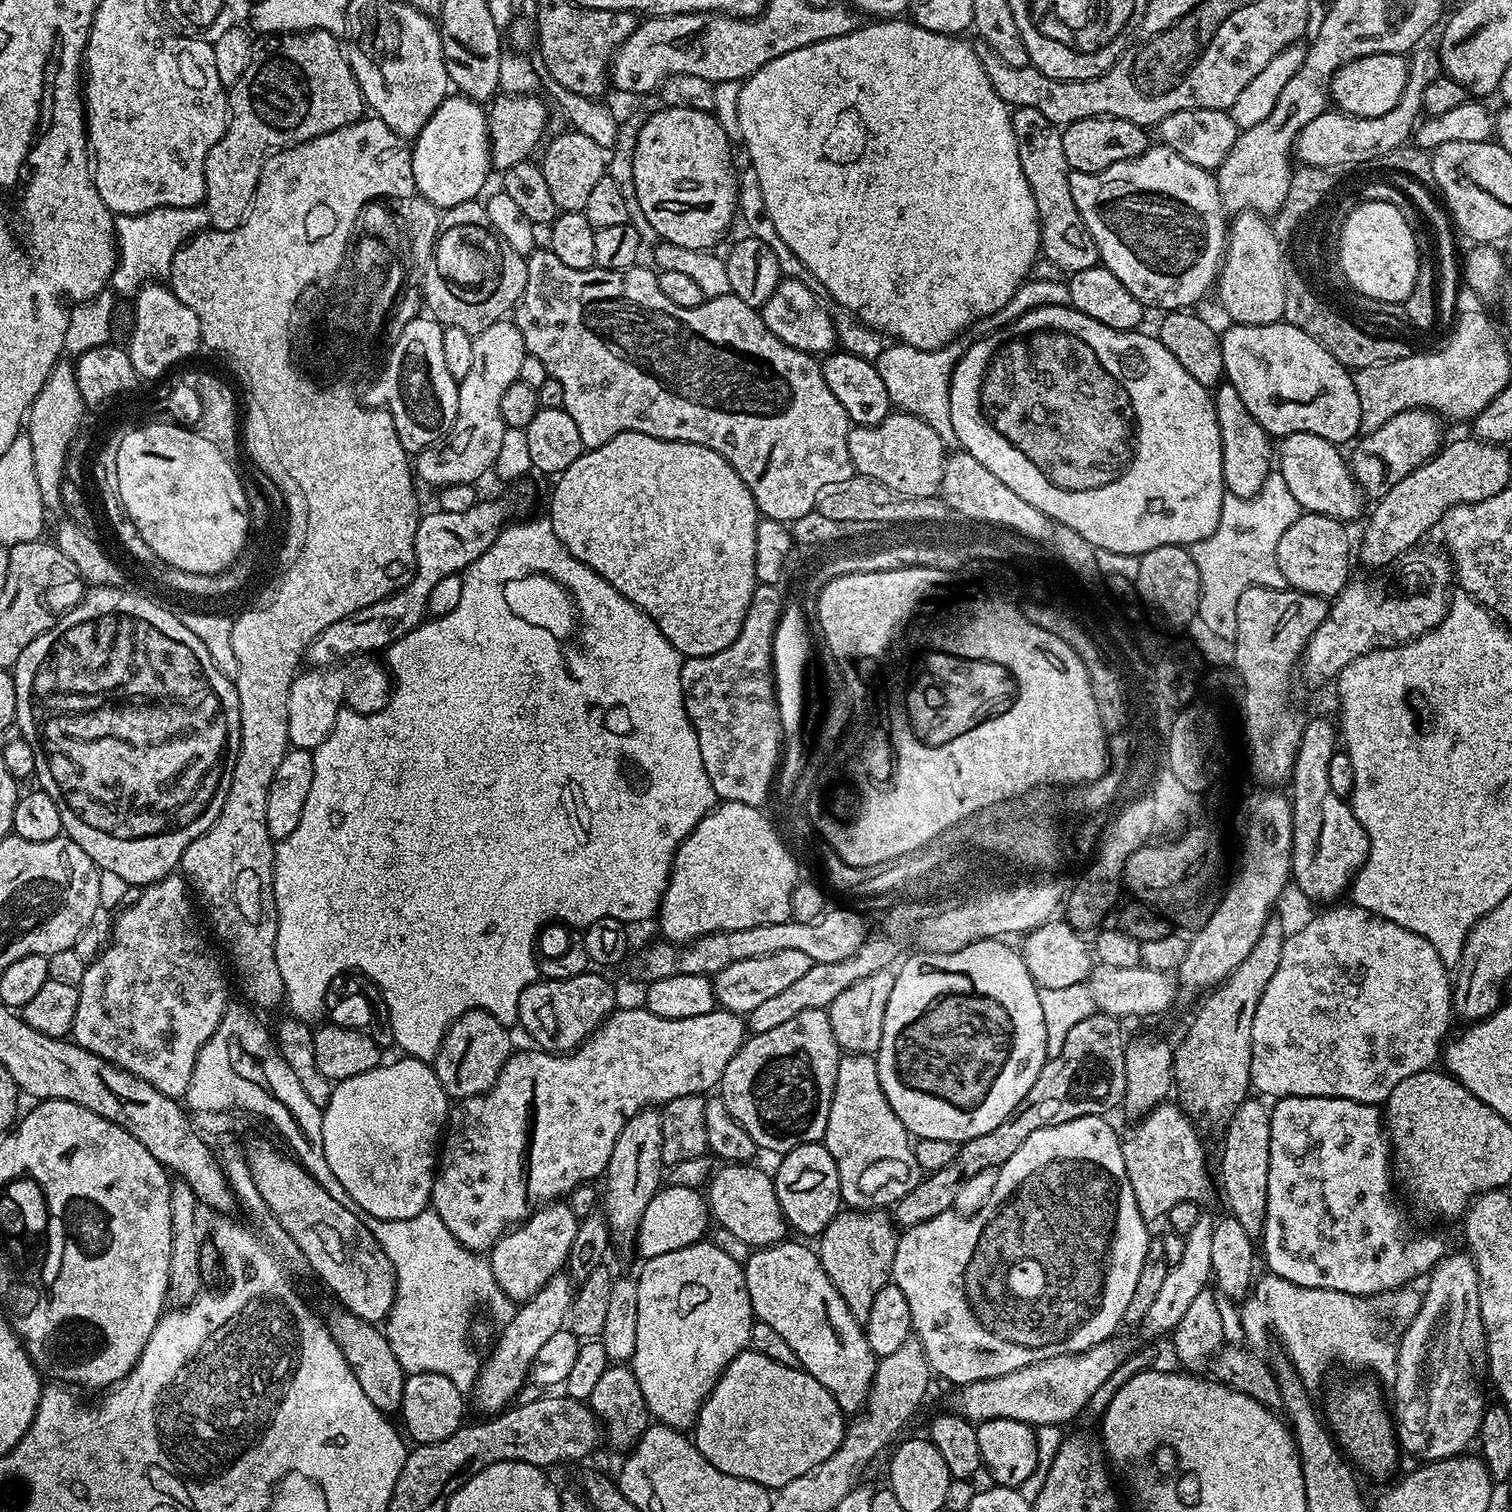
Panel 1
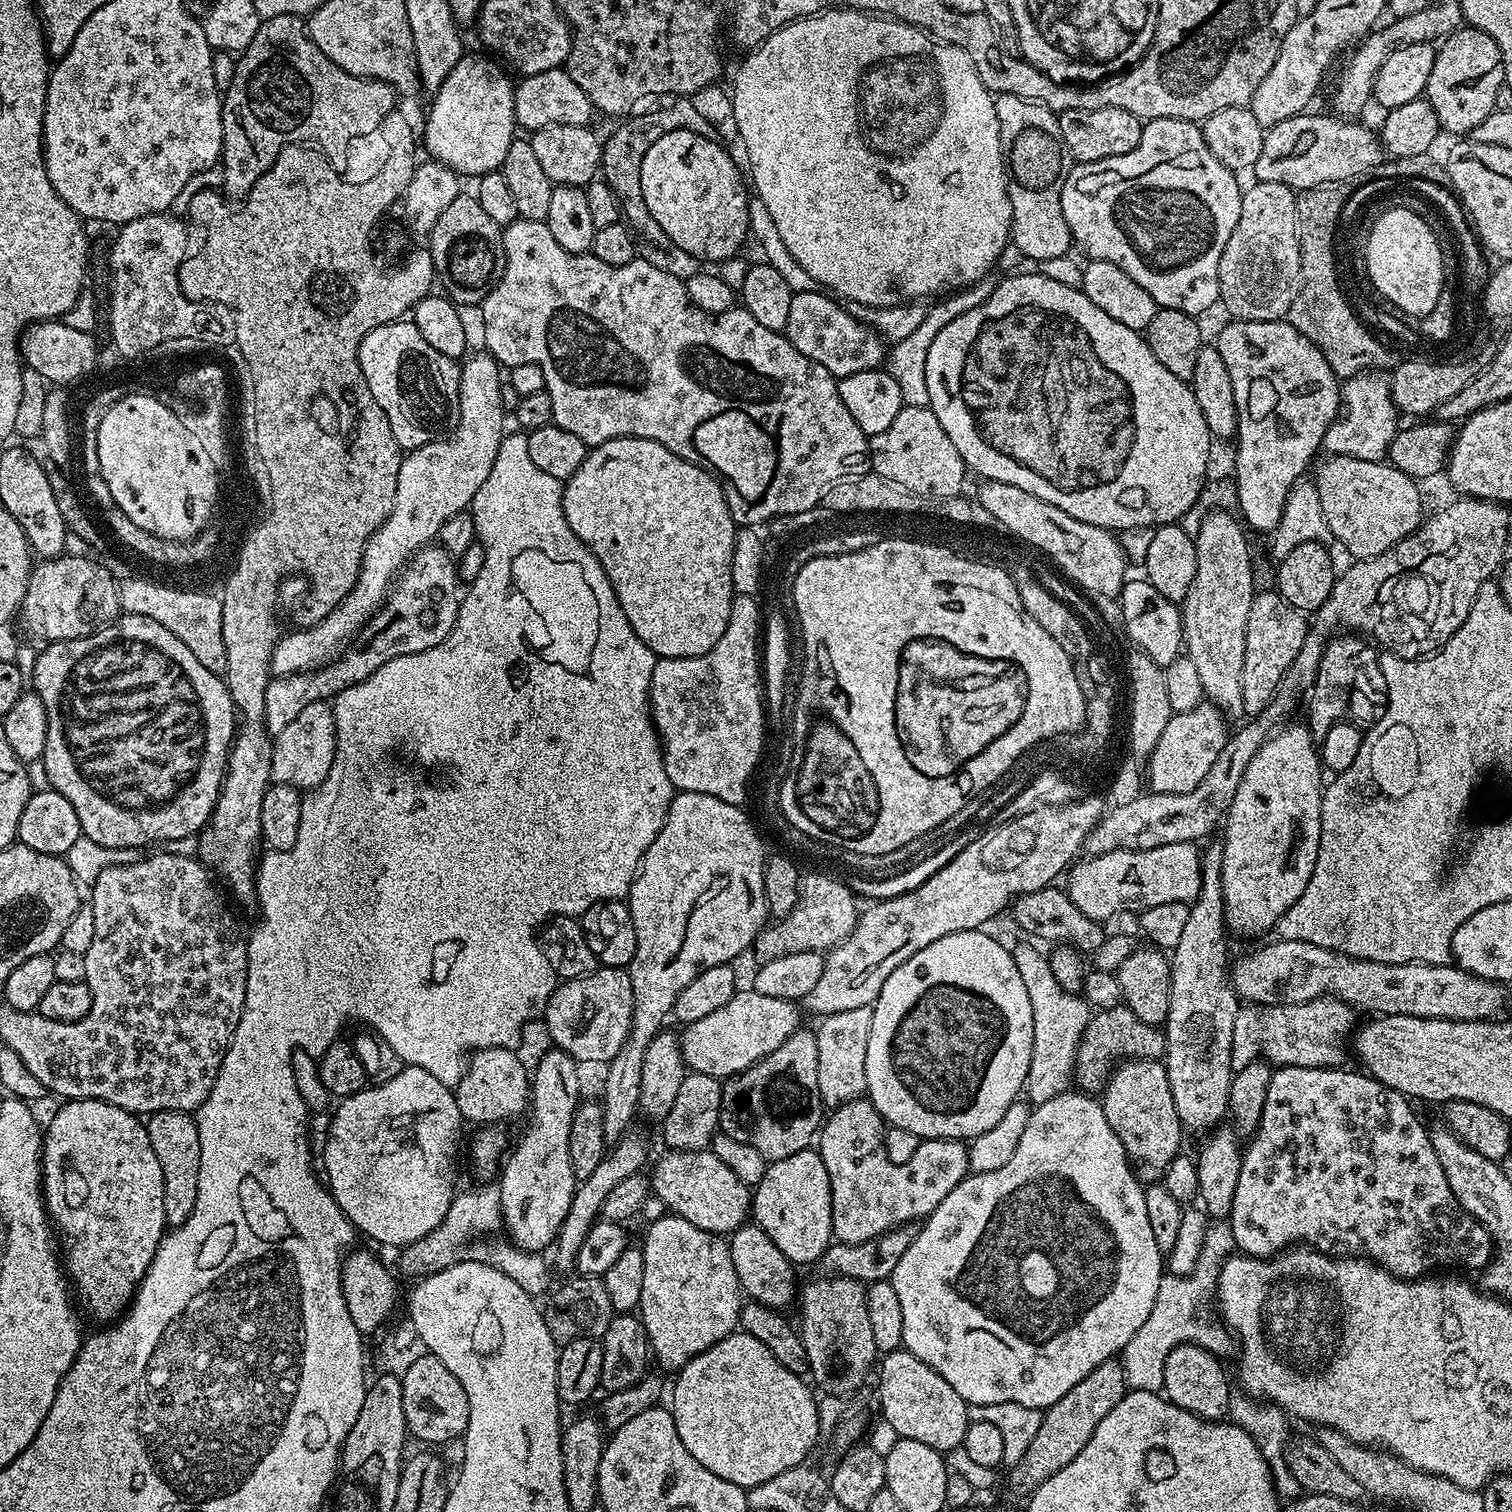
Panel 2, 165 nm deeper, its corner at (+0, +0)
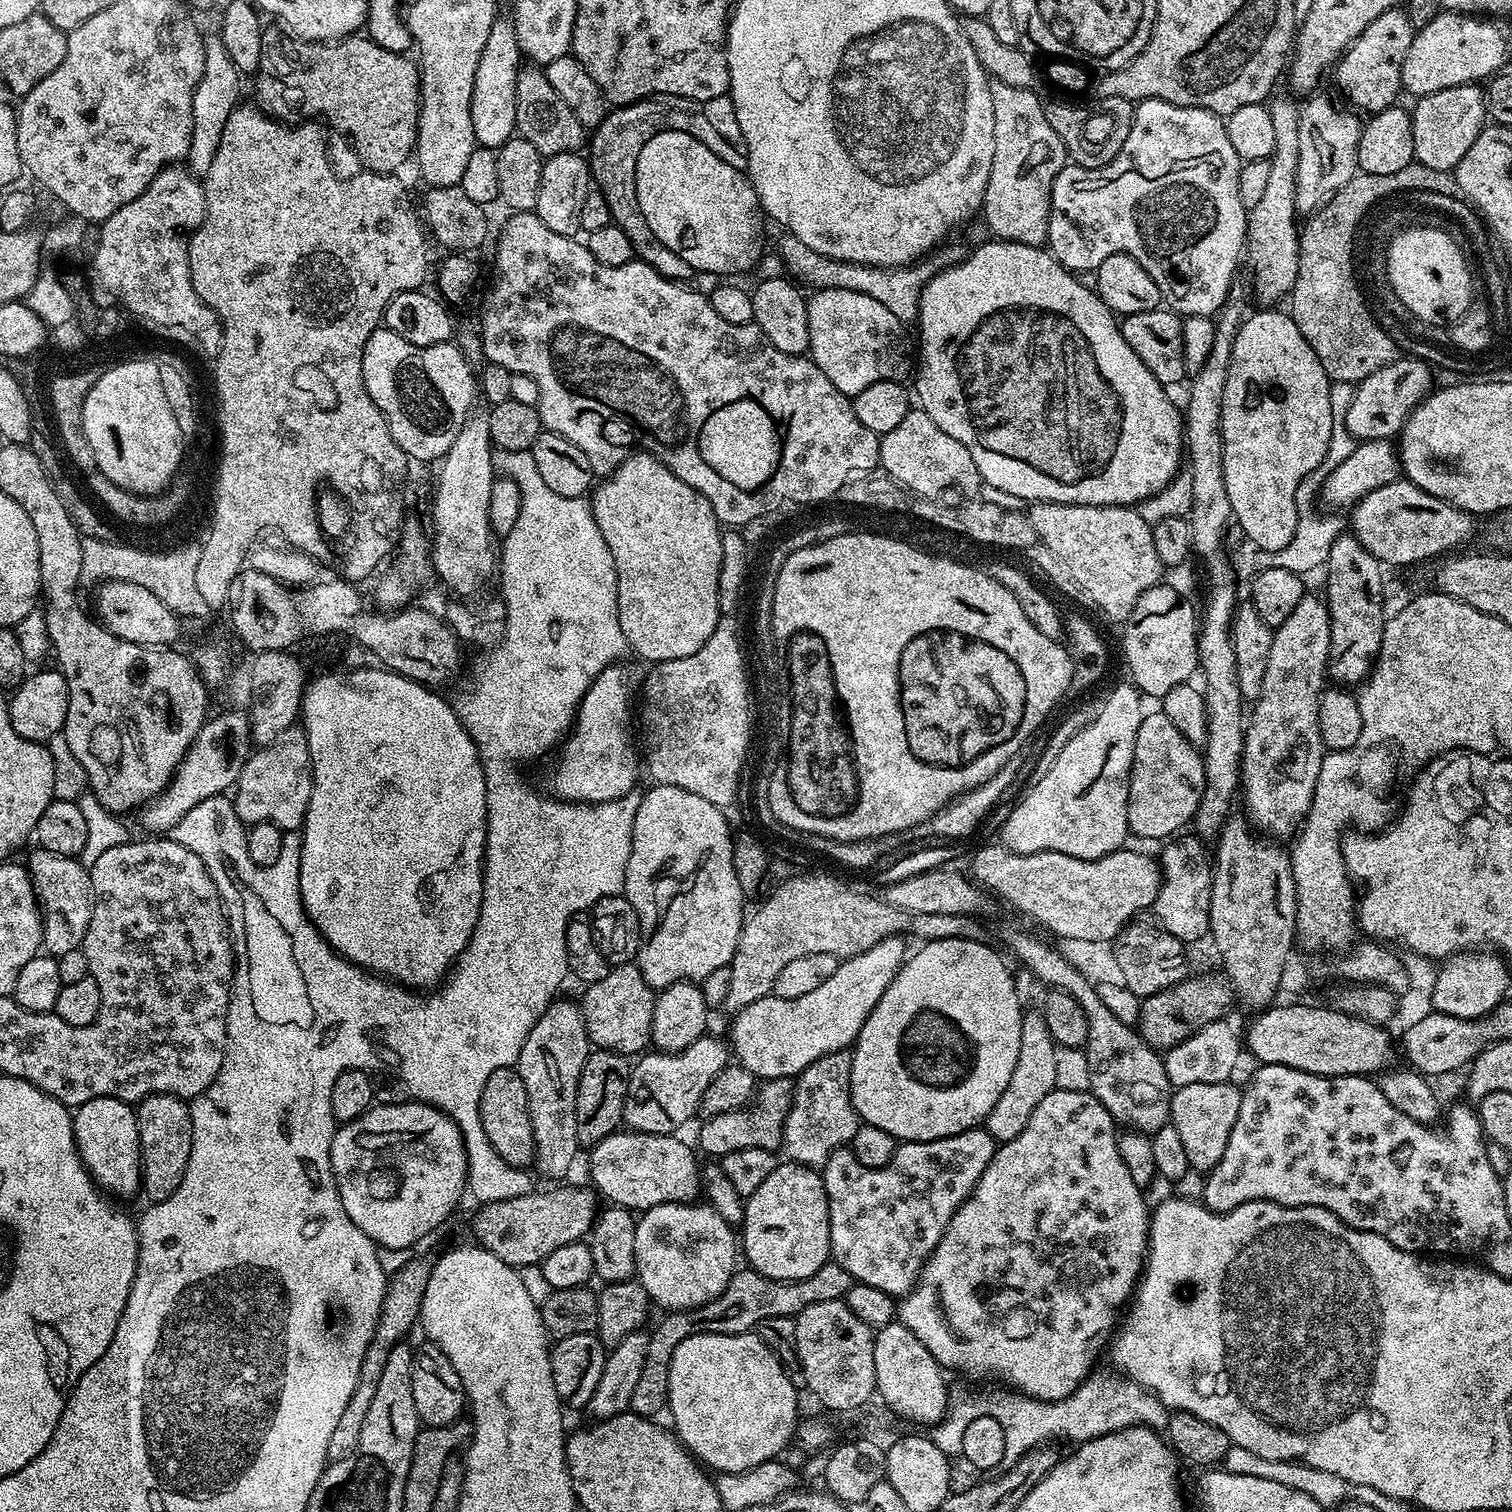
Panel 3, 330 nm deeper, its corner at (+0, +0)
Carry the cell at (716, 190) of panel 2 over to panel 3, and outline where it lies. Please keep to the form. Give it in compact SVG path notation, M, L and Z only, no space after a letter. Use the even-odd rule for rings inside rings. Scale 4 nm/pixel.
M674 129L654 135L638 157L637 192L642 215L655 237L696 272L710 271L721 278L736 278L739 272L753 271L762 255L760 235L766 221L760 196L743 171L722 161L697 138Z

